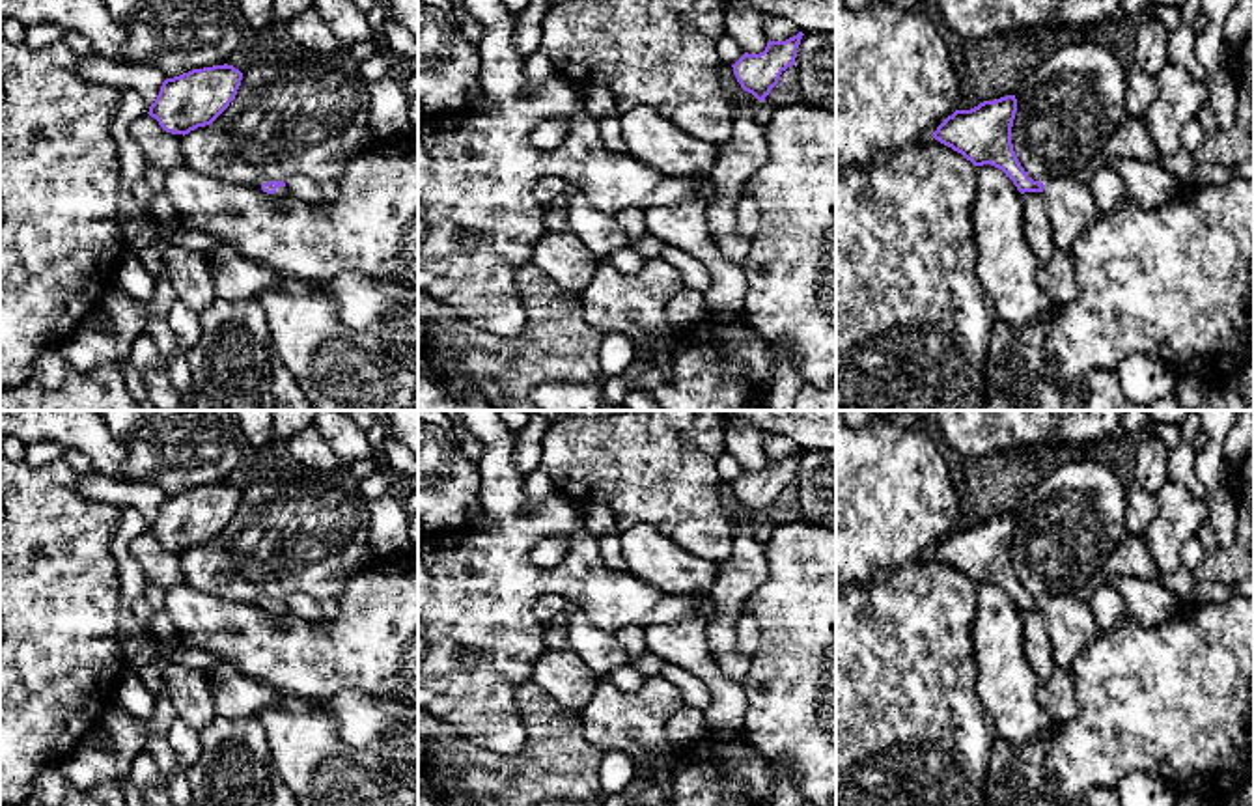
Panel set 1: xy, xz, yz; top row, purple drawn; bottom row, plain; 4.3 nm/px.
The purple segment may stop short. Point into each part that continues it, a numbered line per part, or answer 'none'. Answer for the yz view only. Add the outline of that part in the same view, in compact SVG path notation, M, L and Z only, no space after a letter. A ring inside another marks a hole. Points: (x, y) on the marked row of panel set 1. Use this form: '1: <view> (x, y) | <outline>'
1: yz (1072, 209) | M1049 177L1043 185L1052 243L1071 252L1077 237L1101 218L1092 188L1077 177Z

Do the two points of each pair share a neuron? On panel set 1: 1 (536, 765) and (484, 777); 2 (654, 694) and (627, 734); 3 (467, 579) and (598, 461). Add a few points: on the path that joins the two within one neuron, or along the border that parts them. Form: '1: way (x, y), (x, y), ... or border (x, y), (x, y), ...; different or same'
1: way (523, 777), (497, 777); same
2: way (654, 704), (635, 724); same
3: border (555, 487), (583, 512); different

